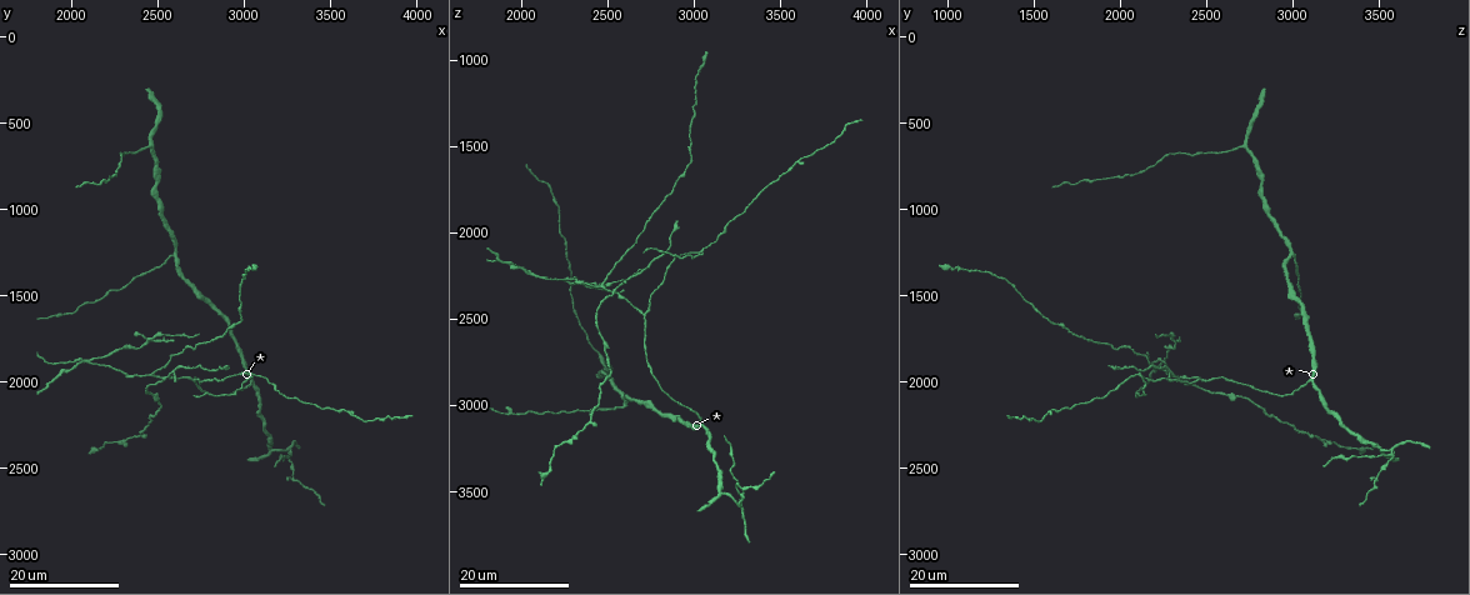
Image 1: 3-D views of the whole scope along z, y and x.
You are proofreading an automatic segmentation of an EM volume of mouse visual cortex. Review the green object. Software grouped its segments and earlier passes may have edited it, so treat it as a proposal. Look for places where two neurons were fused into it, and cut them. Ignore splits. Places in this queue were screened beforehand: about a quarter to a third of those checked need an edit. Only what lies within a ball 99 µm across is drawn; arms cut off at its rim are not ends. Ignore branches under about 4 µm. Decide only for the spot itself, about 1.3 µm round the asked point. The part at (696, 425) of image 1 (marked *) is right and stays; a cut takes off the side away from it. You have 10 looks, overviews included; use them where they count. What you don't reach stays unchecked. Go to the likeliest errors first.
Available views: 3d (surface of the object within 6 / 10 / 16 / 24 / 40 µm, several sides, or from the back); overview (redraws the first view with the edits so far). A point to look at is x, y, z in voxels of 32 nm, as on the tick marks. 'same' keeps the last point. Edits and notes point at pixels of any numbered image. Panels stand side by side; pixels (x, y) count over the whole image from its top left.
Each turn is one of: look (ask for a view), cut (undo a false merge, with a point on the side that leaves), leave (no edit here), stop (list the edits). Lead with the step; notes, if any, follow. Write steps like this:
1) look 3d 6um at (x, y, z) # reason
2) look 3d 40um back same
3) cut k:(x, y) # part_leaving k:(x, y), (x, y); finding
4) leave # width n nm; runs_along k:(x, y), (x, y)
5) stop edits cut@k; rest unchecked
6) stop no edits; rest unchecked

look 3d 16um at (2520, 1980, 2360) # four-way junction

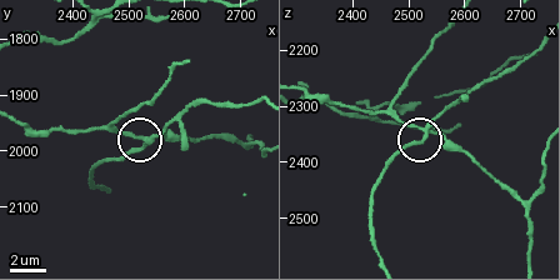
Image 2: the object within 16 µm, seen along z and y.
look 3d 6um at (2525, 1985, 2345)

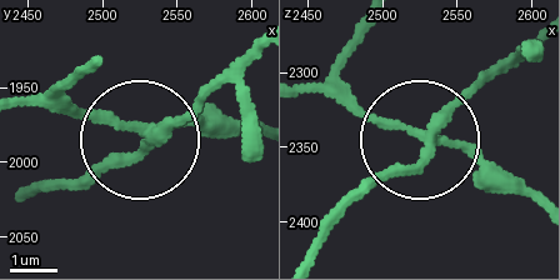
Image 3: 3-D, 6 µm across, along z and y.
cut 3:(195, 105) # width 220 nm; part_leaving 3:(146, 138), (79, 181), (34, 186); two neurons meet here

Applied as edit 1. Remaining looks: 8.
look 3d 16um at (2120, 1880, 2260) # two arms in line, one across

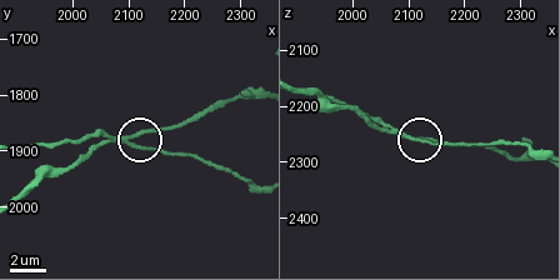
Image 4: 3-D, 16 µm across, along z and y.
look 3d 6um same

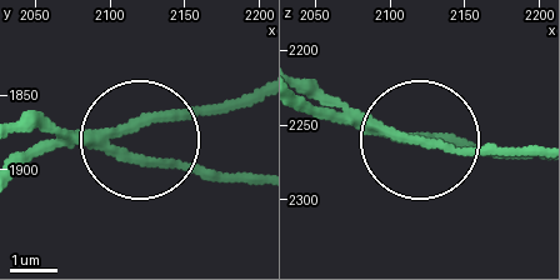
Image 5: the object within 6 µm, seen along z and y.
cut 5:(18, 160) # side_arm 14 um; arms 3; a second neuron is stuck on

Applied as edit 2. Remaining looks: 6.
look 3d 24um at (3040, 1940, 2100) # three-way junction

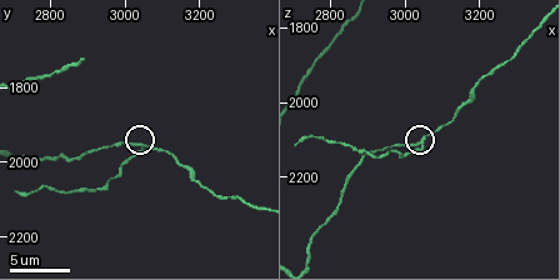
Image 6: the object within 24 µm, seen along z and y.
look 3d 10um at (3050, 1950, 2100) # closer look

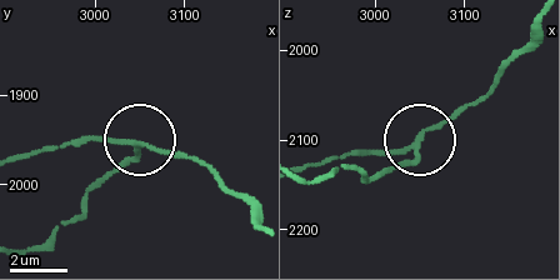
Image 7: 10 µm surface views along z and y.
cut 7:(118, 168) # width 170 nm; part_leaving 7:(141, 149), (76, 213), (26, 249); two neurons meet here

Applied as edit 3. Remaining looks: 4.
look 3d 16um at (2720, 1980, 2460) # branch point

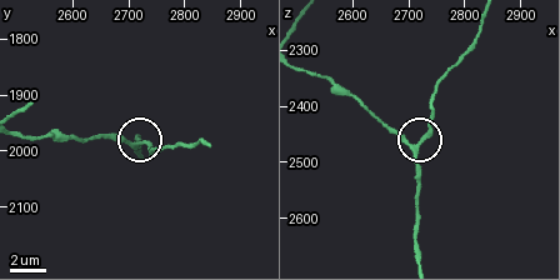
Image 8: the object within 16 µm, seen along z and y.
look 3d 6um at (2720, 1985, 2465) # closer look

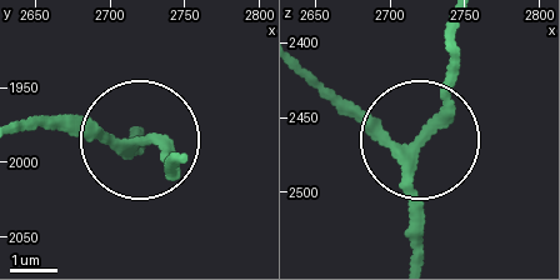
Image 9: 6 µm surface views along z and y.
look 3d 6um back at (2716, 1986, 2470)

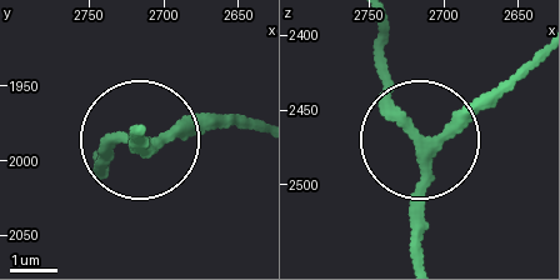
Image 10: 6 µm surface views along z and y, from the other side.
leave # side_arm 63 um; runs_along 10:(420, 253), (420, 145), (375, 41); all the same neuron

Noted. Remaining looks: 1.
stop edits cut@3, cut@5, cut@7; rest unchecked

